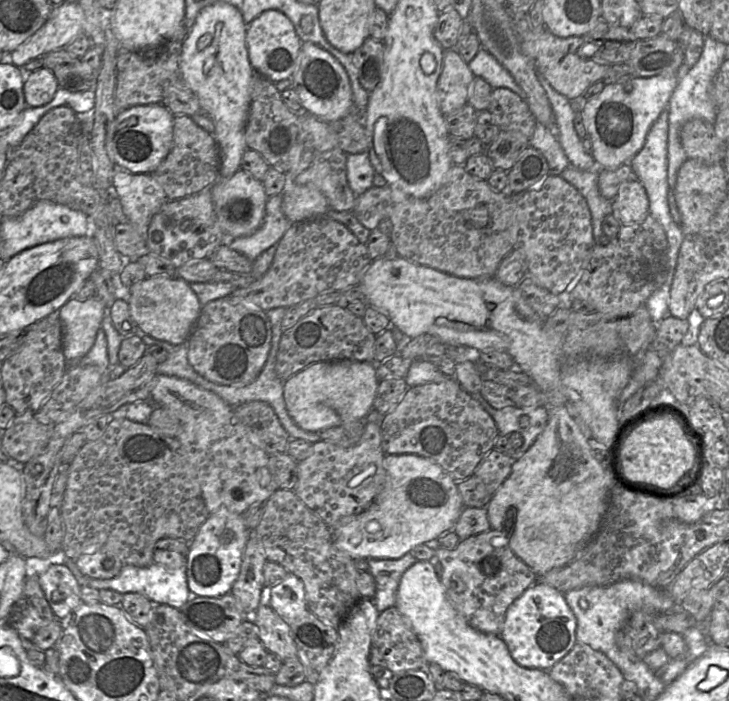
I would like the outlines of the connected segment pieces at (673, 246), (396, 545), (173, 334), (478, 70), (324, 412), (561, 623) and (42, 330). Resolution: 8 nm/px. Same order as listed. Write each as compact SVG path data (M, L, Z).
M668 106L661 112L658 119L651 126L643 148L629 162L635 178L644 186L649 199L649 211L663 227L667 242L670 261L678 261L679 251L685 234L681 225L673 219L668 203Z
M386 454L384 457L385 484L374 501L357 515L344 517L332 529L333 542L352 559L397 559L426 542L436 542L444 533L453 530L464 508L457 482L433 460L414 455Z
M152 276L134 284L128 289L128 304L138 328L156 340L173 345L187 342L202 308L190 284L175 276Z
M479 49L468 63L468 67L475 77L483 78L492 88L507 88L522 99L526 99L525 92L515 82L509 71L485 49Z
M317 362L284 381L283 396L292 420L303 430L319 433L364 419L373 409L378 384L375 362Z
M536 581L508 607L499 635L517 664L549 670L576 644L576 618L564 593Z
M55 312L30 325L22 334L19 349L1 363L5 404L12 407L16 414L38 411L60 382L66 369L62 324Z

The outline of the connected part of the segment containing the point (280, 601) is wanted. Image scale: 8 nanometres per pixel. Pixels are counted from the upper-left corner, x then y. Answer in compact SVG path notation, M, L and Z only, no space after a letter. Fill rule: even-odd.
M288 572L270 592L270 607L287 623L292 623L307 610L304 584L293 573Z

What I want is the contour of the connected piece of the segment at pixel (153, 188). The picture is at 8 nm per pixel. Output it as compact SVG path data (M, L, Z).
M116 171L113 193L119 198L127 222L145 238L153 216L168 202L162 186L151 174Z

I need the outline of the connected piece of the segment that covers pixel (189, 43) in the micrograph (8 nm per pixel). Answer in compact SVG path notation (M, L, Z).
M218 1L200 10L182 43L181 77L198 97L202 111L215 125L215 139L221 152L221 178L230 178L241 168L243 153L248 148L245 127L254 69L249 61L246 29L239 9Z

